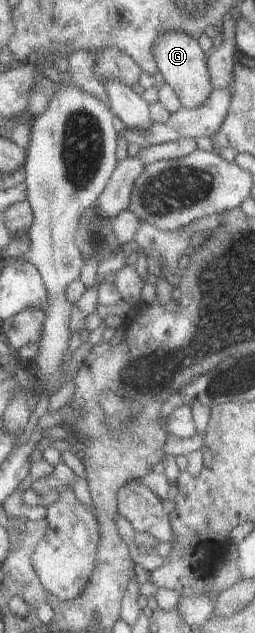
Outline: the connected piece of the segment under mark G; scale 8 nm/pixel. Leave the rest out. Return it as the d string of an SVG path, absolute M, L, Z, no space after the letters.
M161 32L155 40L155 44L151 47L153 60L156 64L157 71L162 76L162 82L167 83L176 94L180 102L180 106L186 109L197 108L213 90L206 70L206 55L201 51L197 39L188 34L181 34L180 32Z

